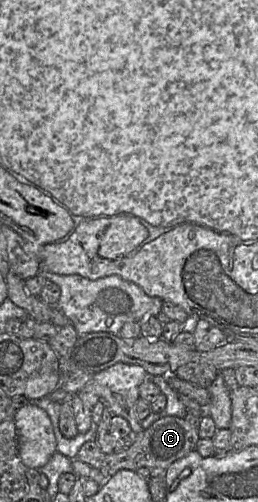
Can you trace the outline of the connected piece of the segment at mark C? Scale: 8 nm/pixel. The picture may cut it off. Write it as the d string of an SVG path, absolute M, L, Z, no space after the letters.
M165 416L136 435L136 439L122 452L107 454L100 470L107 476L113 476L121 469L137 471L141 467L167 469L174 461L183 458L196 448L200 439L199 432L184 418Z

